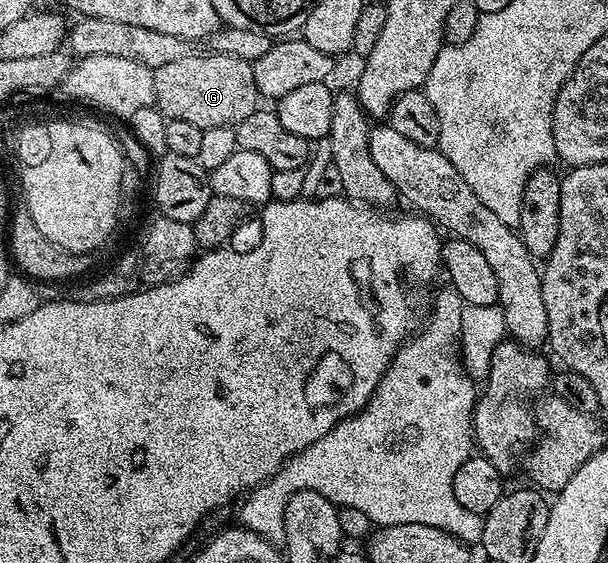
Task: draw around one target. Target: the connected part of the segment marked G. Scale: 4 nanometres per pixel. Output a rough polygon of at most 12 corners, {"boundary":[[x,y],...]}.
{"boundary":[[185,53],[154,68],[155,106],[236,127],[261,103],[248,60]]}

